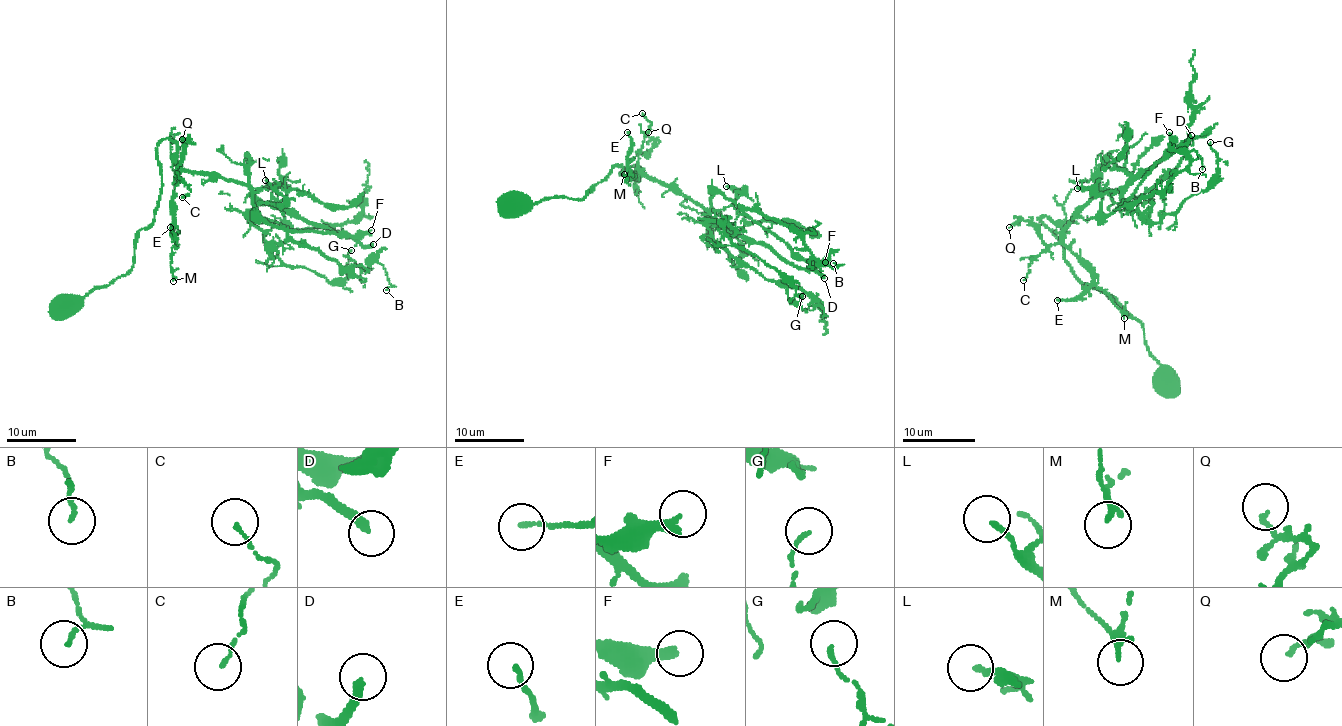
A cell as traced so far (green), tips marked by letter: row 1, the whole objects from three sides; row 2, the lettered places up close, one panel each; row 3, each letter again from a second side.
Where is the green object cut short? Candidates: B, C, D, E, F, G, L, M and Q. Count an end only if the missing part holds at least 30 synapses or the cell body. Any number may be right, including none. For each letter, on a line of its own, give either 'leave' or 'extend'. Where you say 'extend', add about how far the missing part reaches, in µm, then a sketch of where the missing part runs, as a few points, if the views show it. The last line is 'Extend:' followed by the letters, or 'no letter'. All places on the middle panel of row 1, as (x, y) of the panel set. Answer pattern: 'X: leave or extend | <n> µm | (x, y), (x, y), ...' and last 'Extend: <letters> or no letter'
B: leave
C: leave
D: extend | 190 µm
E: leave
F: leave
G: leave
L: leave
M: leave
Q: leave
Extend: D

